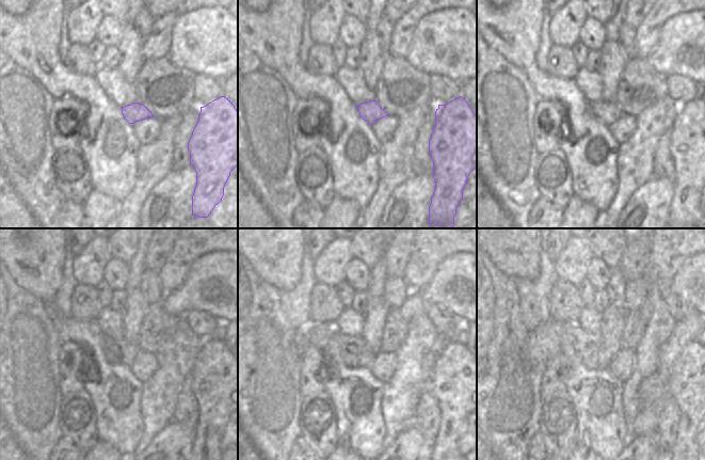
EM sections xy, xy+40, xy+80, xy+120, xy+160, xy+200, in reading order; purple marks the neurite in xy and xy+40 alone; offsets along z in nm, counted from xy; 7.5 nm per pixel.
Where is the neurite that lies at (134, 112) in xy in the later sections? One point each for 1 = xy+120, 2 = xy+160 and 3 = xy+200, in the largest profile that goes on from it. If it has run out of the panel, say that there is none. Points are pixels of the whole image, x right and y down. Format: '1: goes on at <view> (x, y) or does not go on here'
1: goes on at xy+120 (117, 351)
2: goes on at xy+160 (355, 352)
3: goes on at xy+200 (544, 342)

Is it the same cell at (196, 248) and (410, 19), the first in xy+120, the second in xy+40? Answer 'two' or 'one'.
one

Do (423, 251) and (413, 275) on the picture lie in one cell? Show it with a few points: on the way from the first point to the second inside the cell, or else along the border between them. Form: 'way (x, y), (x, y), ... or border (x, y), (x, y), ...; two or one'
way (423, 257), (423, 263), (419, 269); one

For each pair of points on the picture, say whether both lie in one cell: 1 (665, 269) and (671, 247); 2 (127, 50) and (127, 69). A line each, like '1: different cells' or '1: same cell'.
1: same cell
2: same cell

